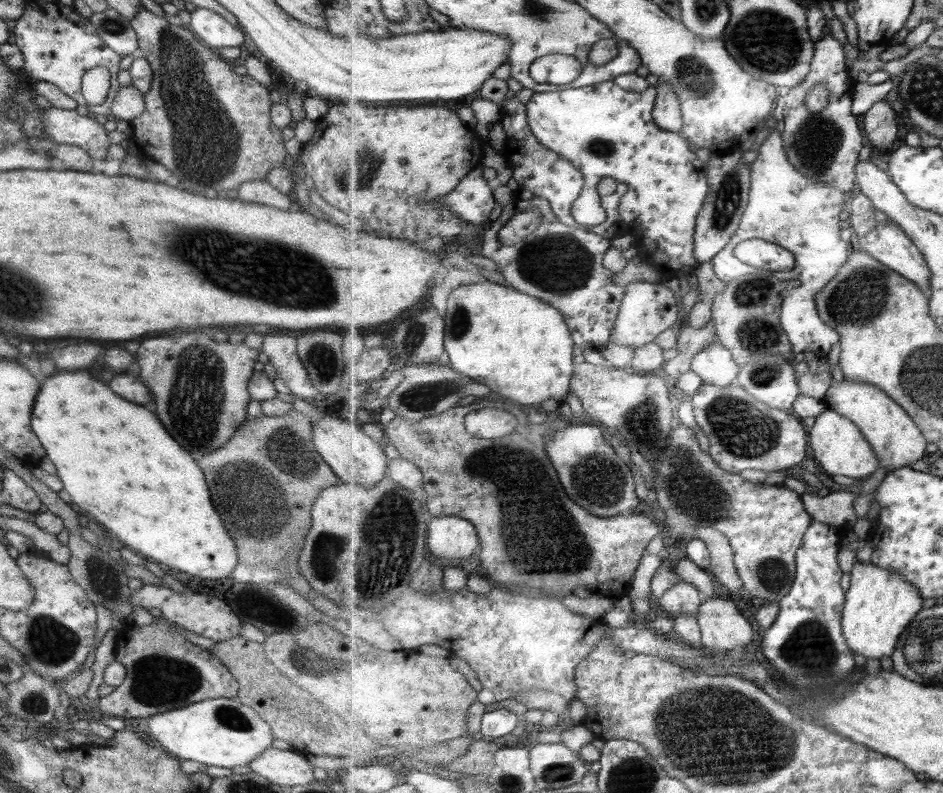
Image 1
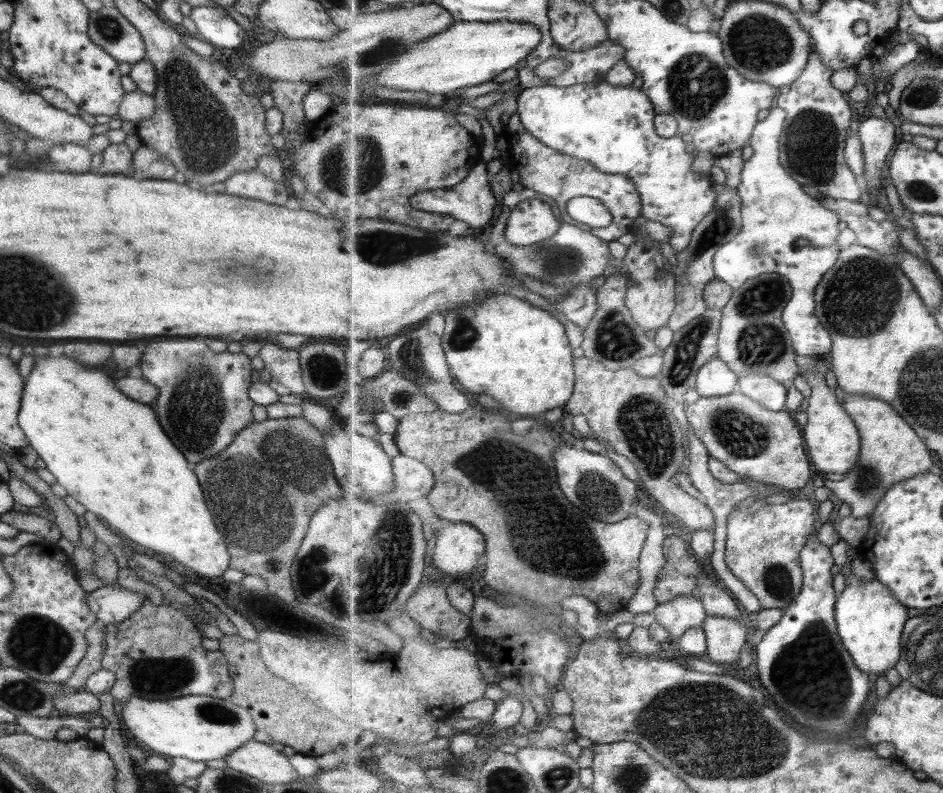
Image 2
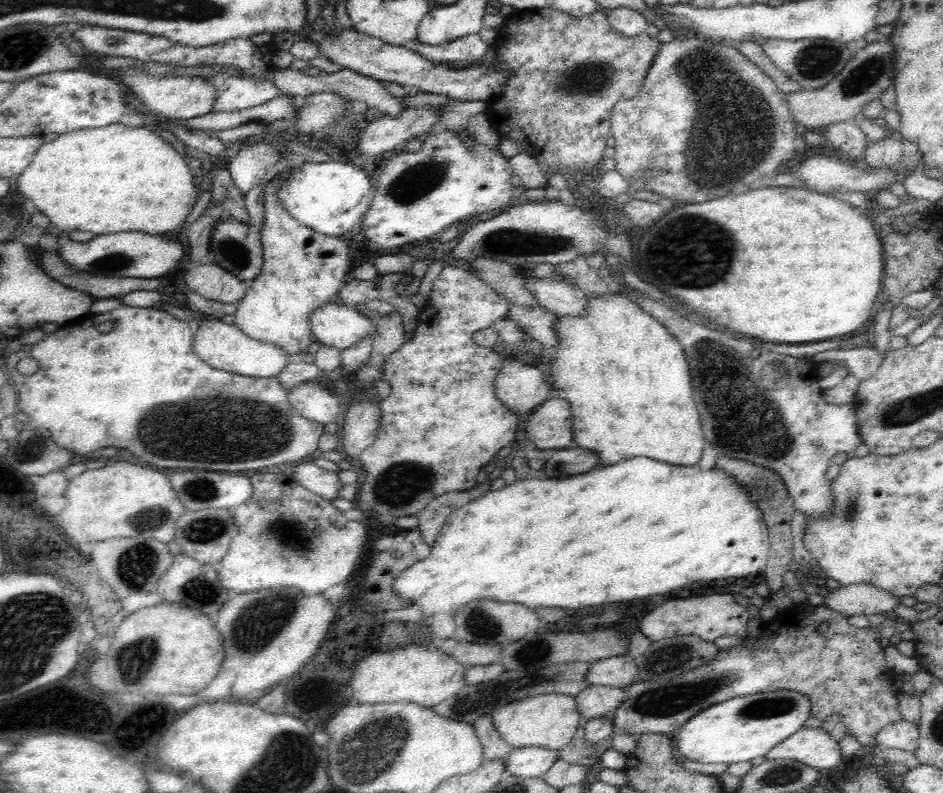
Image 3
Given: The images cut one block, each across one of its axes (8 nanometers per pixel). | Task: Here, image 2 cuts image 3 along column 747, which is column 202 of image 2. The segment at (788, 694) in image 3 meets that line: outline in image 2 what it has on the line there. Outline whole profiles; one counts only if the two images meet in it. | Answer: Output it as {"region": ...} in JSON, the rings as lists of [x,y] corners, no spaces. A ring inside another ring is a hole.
{"region":[[[188,695],[161,701],[132,697],[123,703],[121,717],[126,728],[141,741],[148,753],[195,762],[221,760],[255,734],[255,724],[247,710],[228,699],[211,696]]]}

